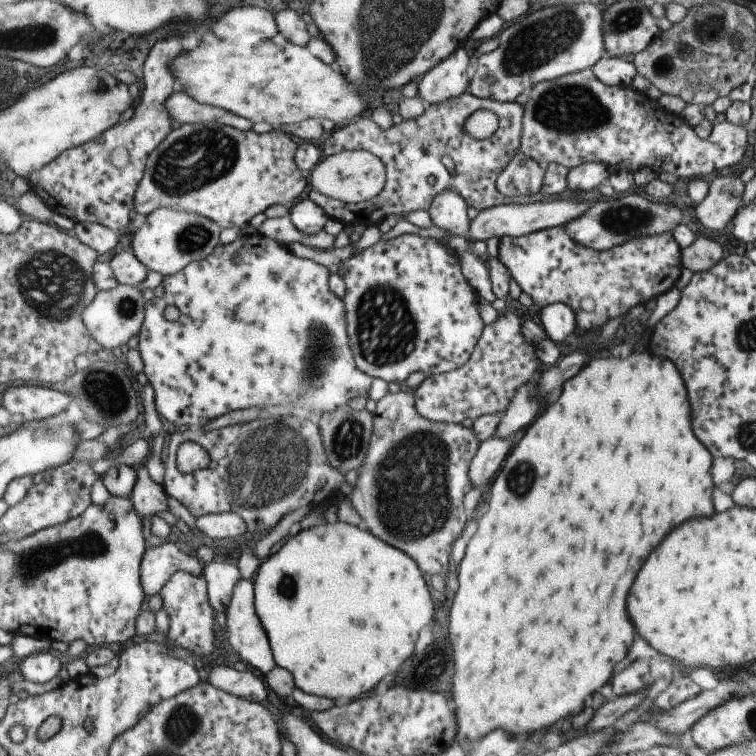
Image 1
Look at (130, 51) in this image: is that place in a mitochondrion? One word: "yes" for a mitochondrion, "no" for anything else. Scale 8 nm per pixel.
no

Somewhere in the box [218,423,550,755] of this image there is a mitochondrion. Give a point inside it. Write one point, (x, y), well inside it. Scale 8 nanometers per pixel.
(410, 490)

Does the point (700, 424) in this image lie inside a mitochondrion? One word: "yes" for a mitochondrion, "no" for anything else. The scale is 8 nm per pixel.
no

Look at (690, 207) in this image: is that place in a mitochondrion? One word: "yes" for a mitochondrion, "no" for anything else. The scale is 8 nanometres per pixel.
no

